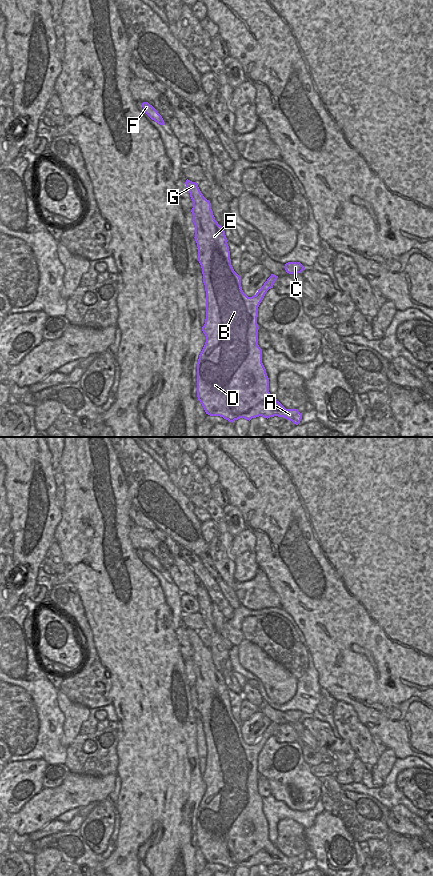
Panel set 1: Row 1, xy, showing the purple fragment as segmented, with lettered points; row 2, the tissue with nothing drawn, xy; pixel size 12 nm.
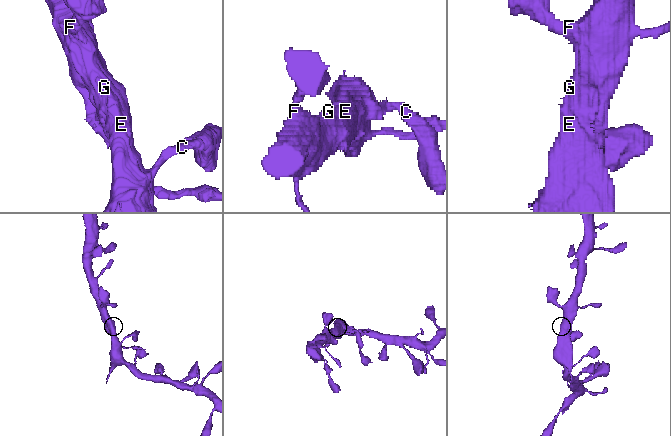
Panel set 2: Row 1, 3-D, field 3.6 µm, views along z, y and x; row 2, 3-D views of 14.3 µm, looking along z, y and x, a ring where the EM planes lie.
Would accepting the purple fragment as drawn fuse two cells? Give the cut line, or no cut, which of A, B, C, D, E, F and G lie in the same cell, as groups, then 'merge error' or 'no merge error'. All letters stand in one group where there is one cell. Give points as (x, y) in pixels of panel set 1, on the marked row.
no cut; A B C D E F G; no merge error

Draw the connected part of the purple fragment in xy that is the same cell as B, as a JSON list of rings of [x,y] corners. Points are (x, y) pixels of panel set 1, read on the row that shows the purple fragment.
[[[186,180],[186,187],[193,201],[193,223],[195,225],[195,241],[198,247],[198,261],[202,268],[203,283],[206,291],[206,319],[202,331],[206,336],[205,345],[199,355],[197,363],[197,397],[201,402],[206,414],[210,416],[220,416],[229,422],[234,422],[240,418],[251,420],[262,416],[270,418],[274,416],[284,417],[298,425],[302,419],[302,413],[298,409],[286,409],[269,392],[269,378],[262,363],[262,349],[258,345],[257,324],[258,307],[265,294],[271,288],[278,276],[271,274],[261,289],[248,297],[241,287],[241,276],[233,269],[230,259],[228,240],[225,231],[215,220],[211,203],[201,193],[198,183]]]

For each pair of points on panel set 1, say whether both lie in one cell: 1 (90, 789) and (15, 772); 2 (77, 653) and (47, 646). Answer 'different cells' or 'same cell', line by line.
1: different cells
2: same cell

